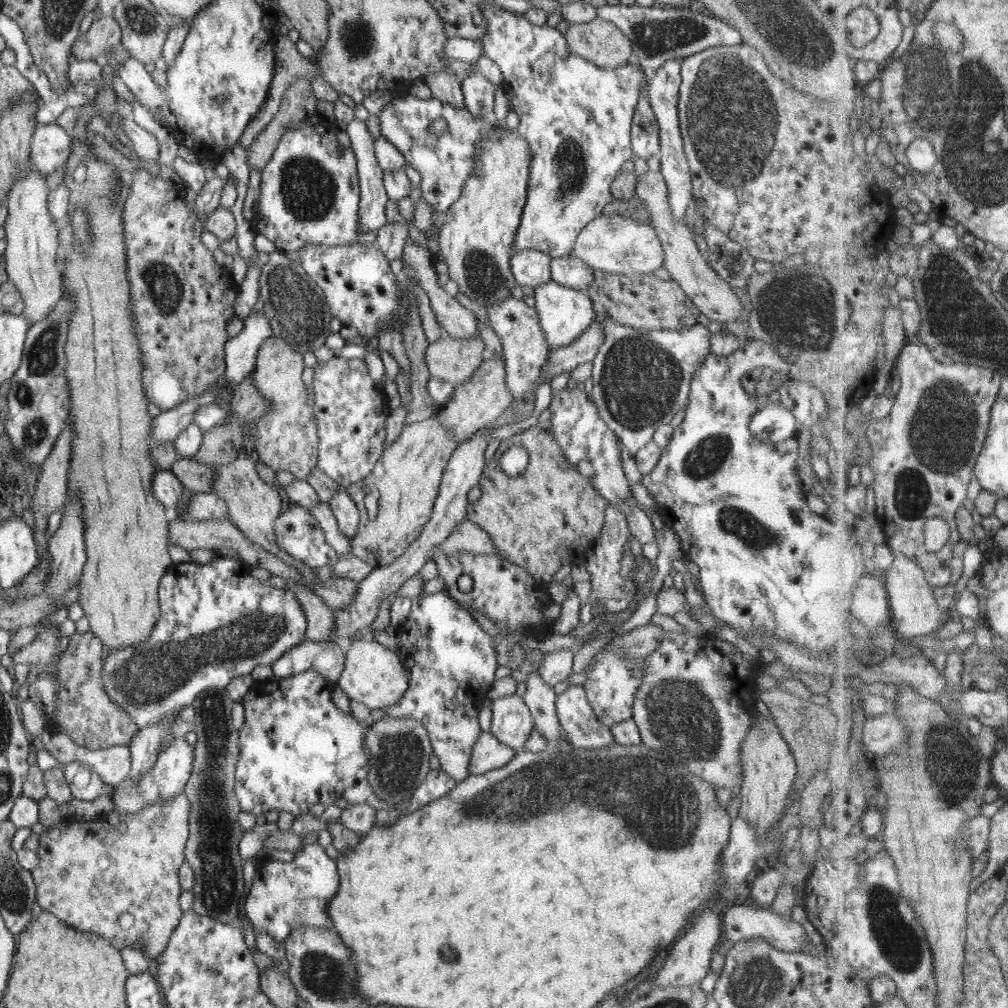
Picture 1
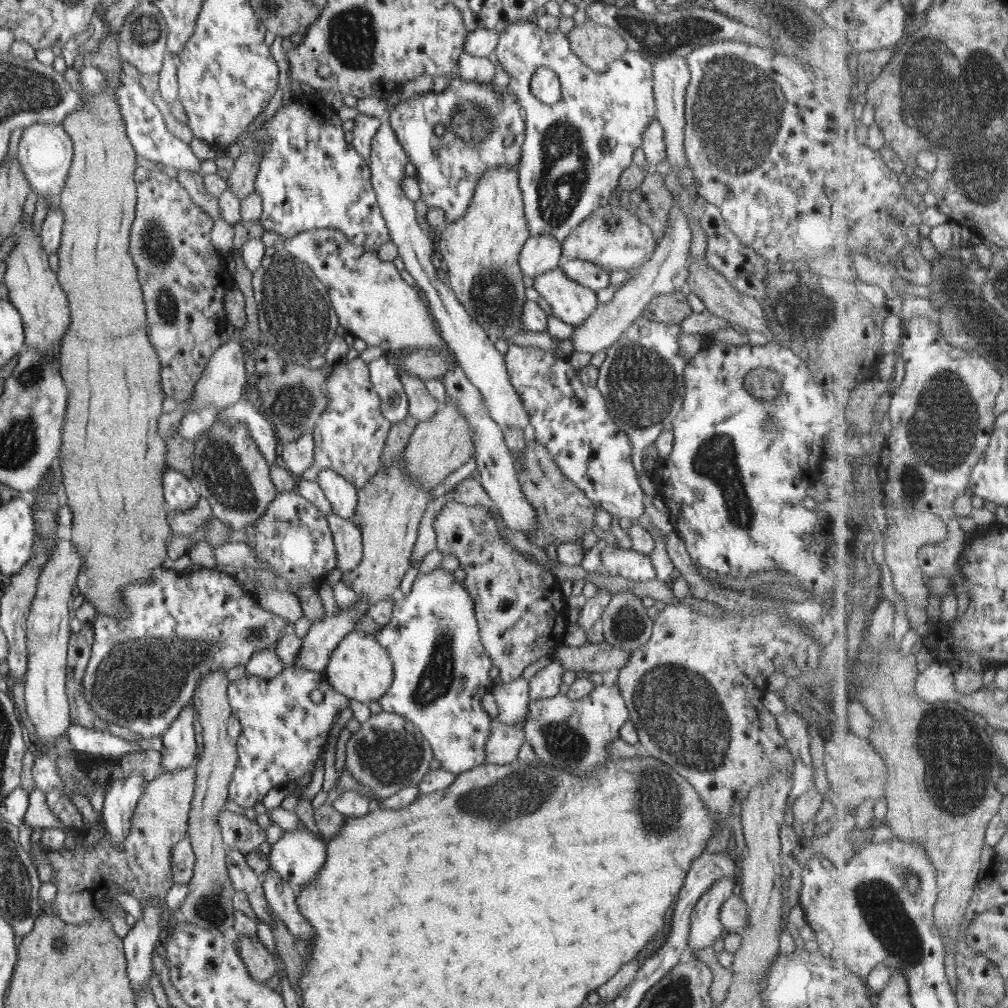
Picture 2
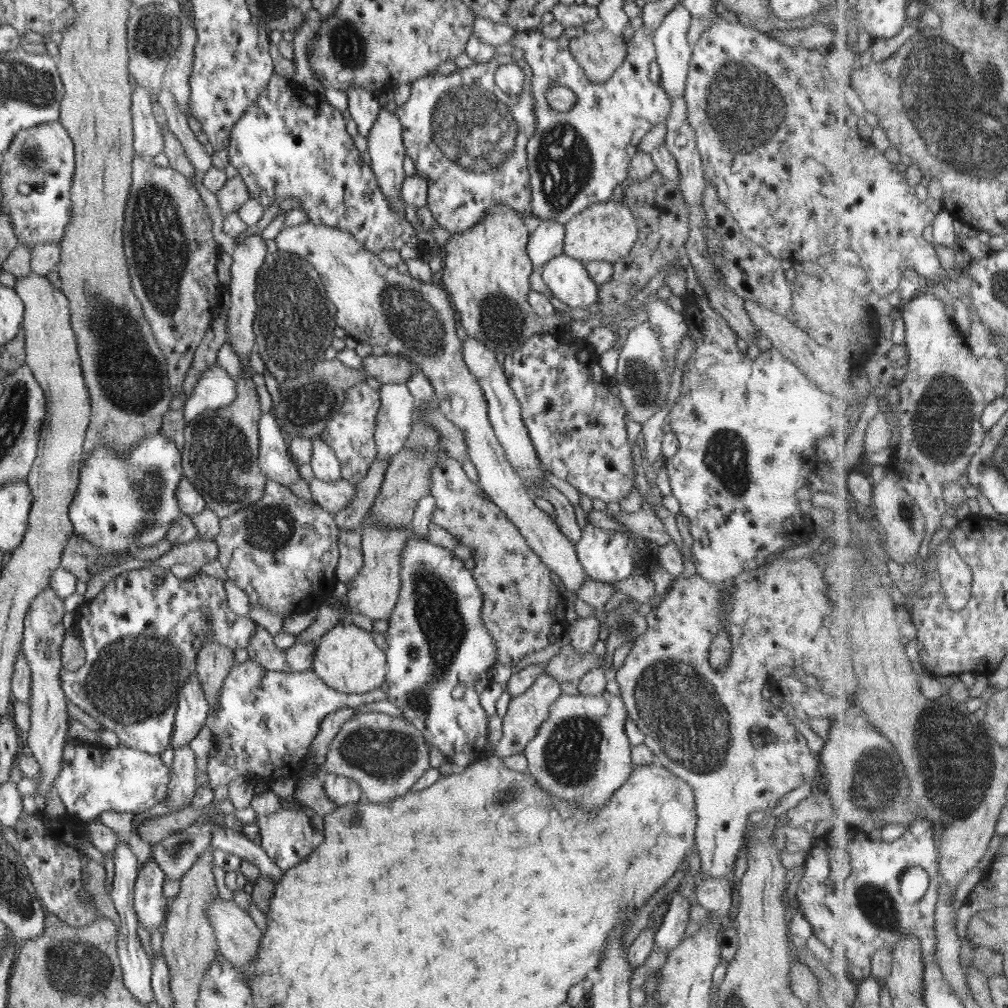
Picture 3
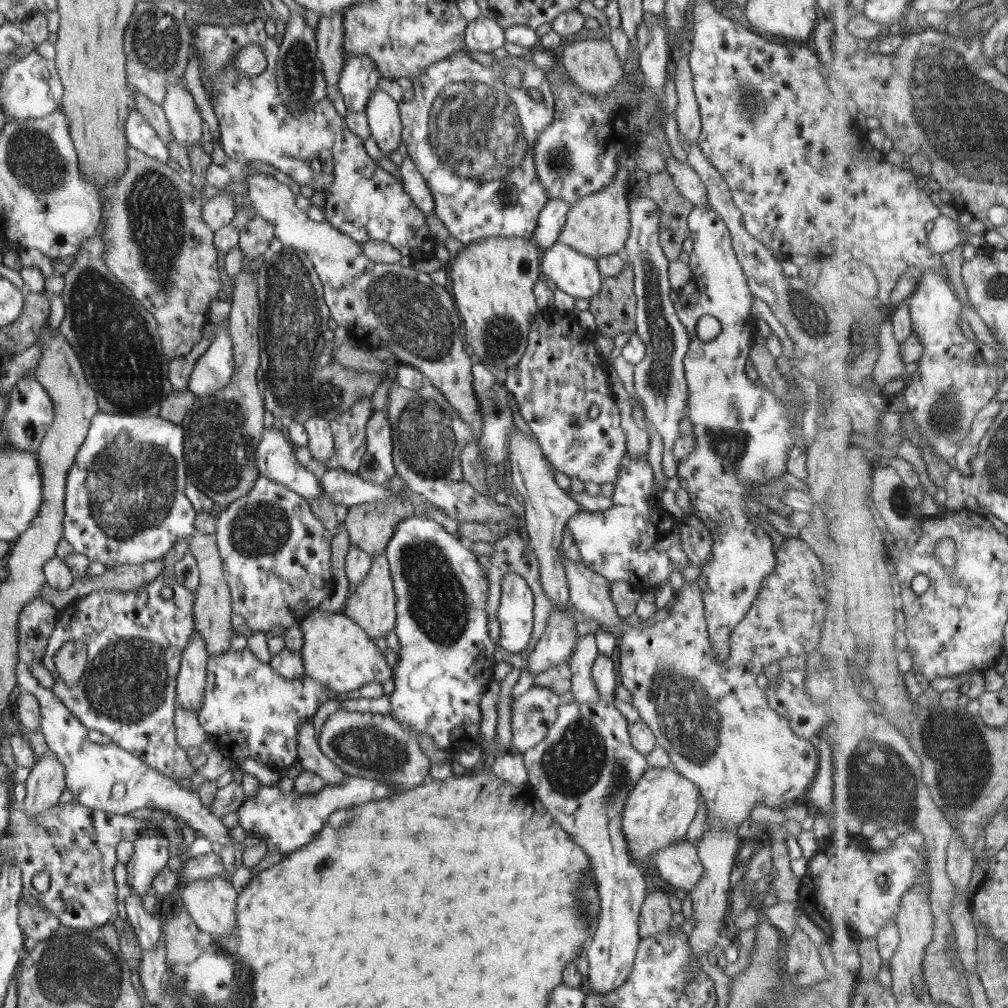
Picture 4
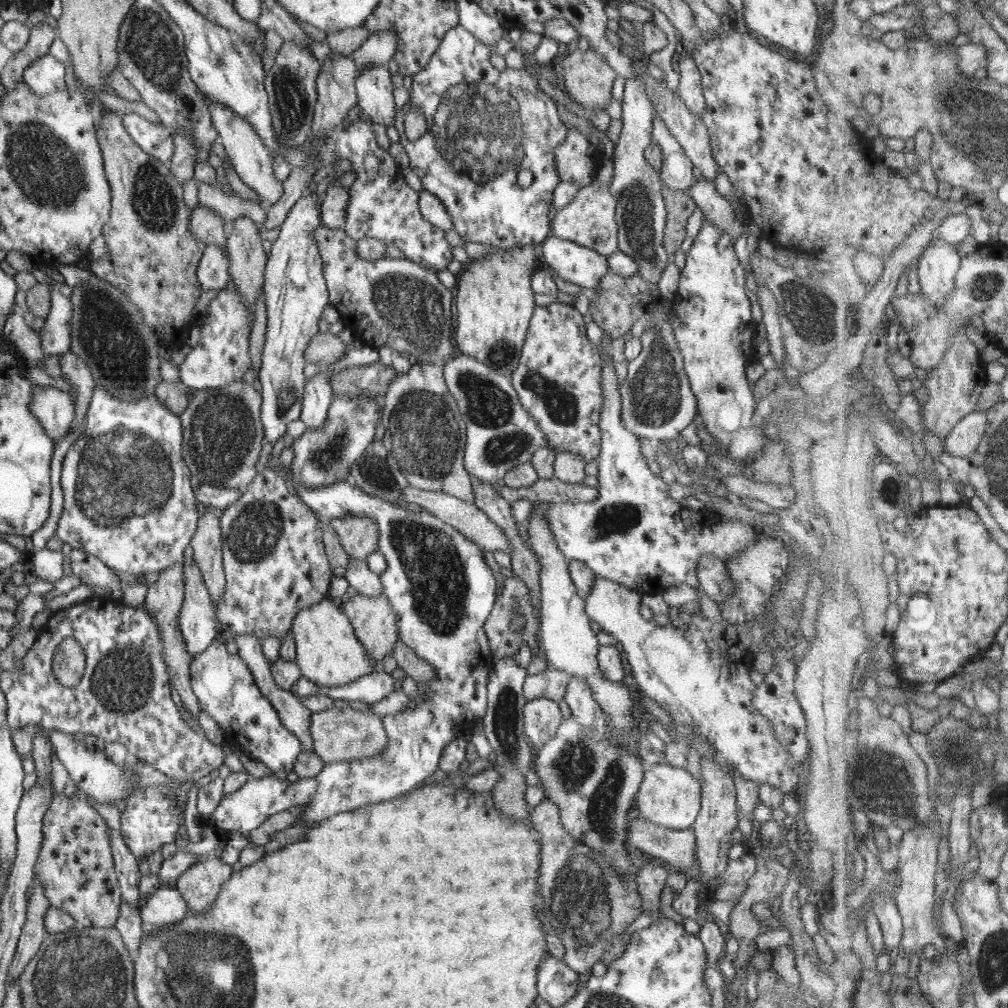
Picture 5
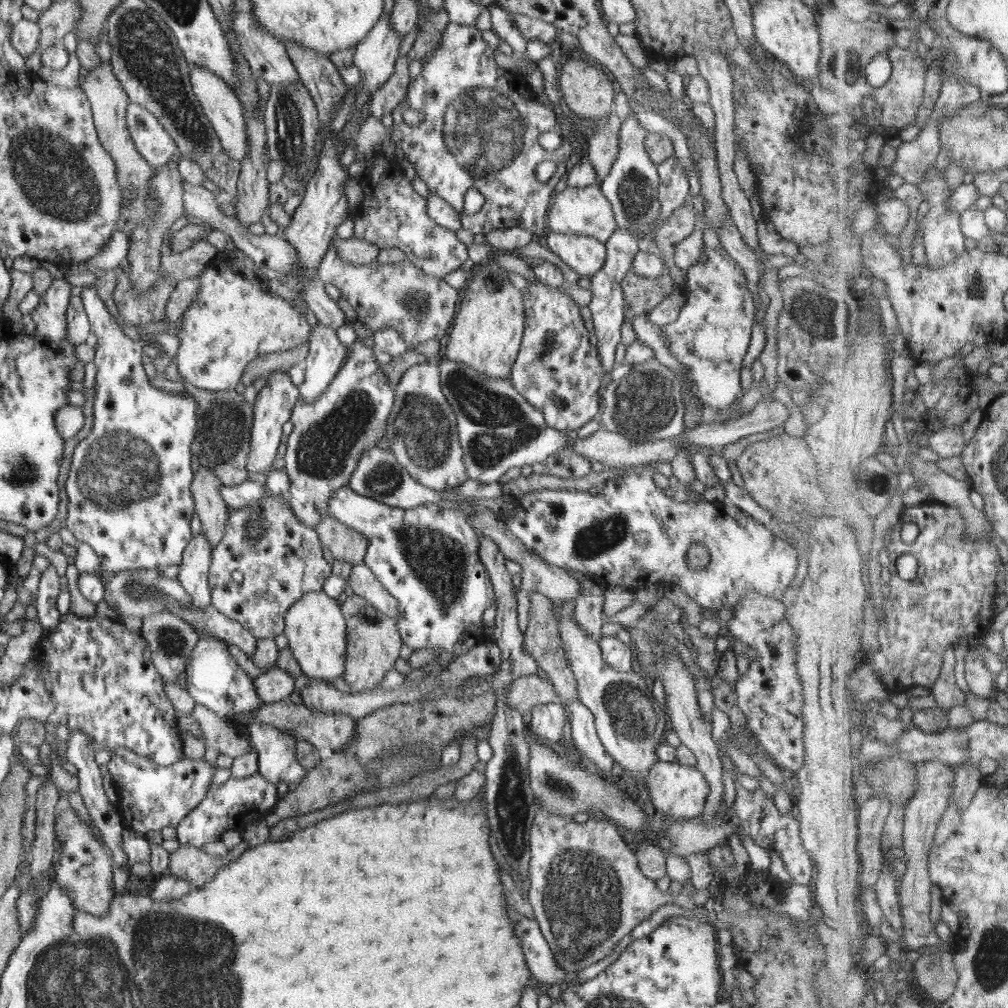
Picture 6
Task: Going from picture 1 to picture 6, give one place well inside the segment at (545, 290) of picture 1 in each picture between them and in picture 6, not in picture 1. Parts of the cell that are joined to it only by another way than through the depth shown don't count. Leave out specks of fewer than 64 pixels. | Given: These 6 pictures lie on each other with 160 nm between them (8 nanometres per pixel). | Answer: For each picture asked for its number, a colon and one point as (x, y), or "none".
2: (571, 302)
3: (568, 278)
4: (578, 275)
5: (581, 265)
6: (585, 254)

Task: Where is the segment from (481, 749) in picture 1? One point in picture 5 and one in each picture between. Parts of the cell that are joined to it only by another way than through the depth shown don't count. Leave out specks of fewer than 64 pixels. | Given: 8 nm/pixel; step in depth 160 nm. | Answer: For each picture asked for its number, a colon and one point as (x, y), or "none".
2: (504, 742)
3: (526, 712)
4: (532, 713)
5: (542, 717)

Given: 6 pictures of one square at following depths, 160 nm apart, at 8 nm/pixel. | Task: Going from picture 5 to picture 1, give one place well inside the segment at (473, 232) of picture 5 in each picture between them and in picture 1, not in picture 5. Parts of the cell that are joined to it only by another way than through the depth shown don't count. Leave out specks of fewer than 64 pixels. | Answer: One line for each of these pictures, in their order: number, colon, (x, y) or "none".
1: (444, 162)
2: (484, 128)
3: (467, 131)
4: (469, 130)

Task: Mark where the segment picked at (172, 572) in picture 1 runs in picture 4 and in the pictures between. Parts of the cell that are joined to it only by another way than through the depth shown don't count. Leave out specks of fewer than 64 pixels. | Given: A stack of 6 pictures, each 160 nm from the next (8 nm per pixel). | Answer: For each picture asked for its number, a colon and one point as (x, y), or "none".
2: (142, 672)
3: (141, 633)
4: (135, 638)

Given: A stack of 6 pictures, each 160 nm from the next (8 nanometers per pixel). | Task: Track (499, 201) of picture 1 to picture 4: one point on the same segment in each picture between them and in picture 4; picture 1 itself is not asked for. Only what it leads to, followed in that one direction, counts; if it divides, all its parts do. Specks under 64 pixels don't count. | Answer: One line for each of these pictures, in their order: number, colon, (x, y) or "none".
2: (480, 251)
3: (485, 270)
4: (492, 279)

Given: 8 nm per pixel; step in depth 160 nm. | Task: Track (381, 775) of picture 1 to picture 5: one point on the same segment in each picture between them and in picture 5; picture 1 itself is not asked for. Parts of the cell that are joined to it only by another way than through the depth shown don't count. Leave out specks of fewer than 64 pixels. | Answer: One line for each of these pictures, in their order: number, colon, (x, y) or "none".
2: (387, 753)
3: (385, 755)
4: (375, 746)
5: (340, 734)

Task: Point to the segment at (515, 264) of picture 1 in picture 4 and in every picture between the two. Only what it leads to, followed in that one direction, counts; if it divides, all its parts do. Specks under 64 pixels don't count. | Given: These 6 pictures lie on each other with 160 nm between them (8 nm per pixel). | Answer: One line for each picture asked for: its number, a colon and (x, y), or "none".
2: (540, 253)
3: (546, 240)
4: (552, 217)

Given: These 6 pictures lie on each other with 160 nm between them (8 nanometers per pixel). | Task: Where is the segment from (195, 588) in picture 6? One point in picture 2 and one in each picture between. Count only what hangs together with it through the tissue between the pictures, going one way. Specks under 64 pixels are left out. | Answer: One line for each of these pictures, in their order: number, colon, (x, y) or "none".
2: (179, 751)
3: (193, 710)
4: (191, 680)
5: (198, 621)

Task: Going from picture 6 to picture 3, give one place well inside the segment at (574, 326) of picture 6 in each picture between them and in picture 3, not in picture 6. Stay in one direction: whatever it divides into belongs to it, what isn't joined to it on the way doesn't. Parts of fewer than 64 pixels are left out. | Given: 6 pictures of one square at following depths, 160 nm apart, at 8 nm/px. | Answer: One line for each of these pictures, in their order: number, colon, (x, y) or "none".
3: (577, 426)
4: (562, 391)
5: (558, 380)

